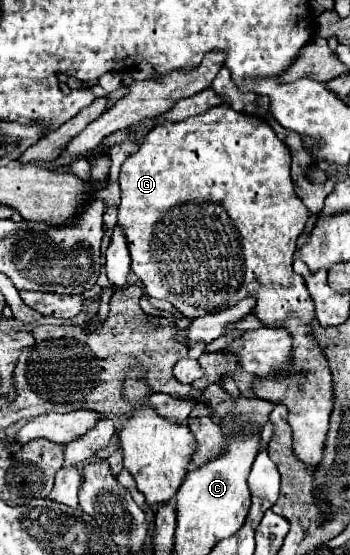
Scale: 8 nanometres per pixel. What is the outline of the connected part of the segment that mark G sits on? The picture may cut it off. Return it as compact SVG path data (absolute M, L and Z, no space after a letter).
M228 104L214 106L182 122L162 122L152 128L140 150L122 164L122 198L116 224L128 242L132 272L142 280L148 296L168 300L182 316L198 318L202 314L216 314L254 294L254 314L266 326L290 326L294 334L294 378L256 380L254 392L262 400L288 406L288 422L294 432L294 454L308 466L316 466L322 458L332 412L332 390L326 358L322 358L318 346L310 342L314 304L304 278L292 270L296 242L306 228L310 212L294 192L290 160L288 146L274 134L264 118L236 112Z

